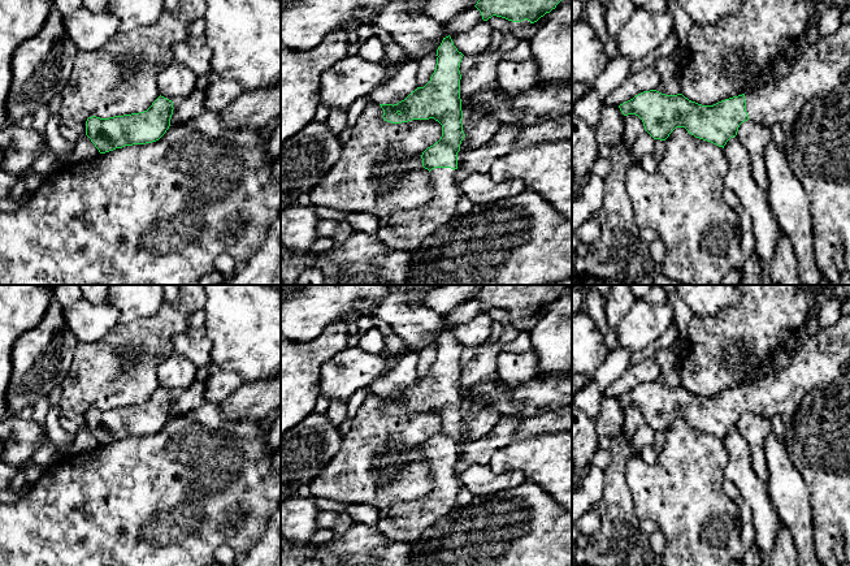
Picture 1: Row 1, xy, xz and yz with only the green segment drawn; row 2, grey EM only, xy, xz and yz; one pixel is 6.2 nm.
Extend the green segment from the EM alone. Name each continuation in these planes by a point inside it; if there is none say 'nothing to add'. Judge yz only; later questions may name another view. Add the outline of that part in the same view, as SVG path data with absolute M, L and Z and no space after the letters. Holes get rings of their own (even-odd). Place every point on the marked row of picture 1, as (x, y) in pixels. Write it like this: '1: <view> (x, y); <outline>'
1: yz (818, 69); M842 23L832 35L815 36L801 51L792 66L773 82L745 94L749 120L768 128L779 122L789 131L805 107L812 98L827 94L842 83L842 74L850 68L850 23Z

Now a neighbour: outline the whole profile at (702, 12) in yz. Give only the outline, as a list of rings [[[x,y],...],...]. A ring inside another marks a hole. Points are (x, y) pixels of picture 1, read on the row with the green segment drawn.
[[[677,0],[677,3],[697,25],[714,25],[721,17],[737,13],[742,7],[740,0]]]

